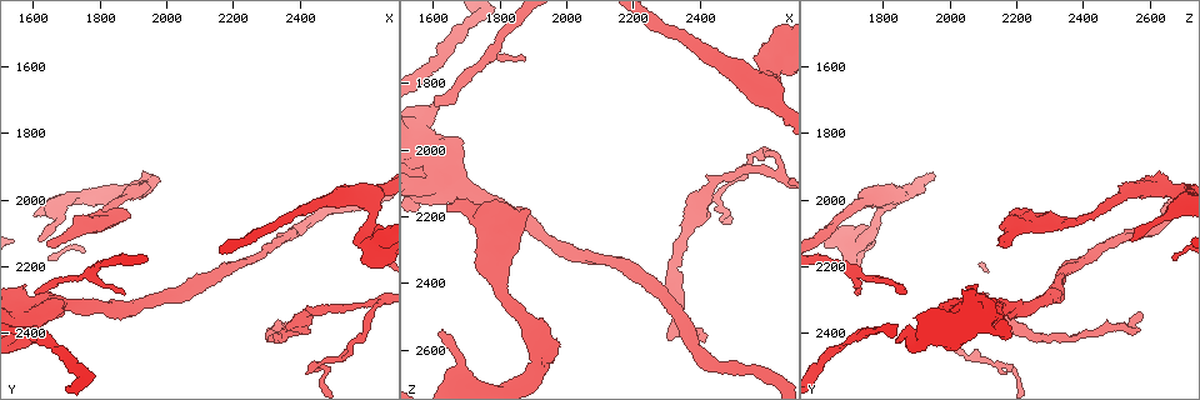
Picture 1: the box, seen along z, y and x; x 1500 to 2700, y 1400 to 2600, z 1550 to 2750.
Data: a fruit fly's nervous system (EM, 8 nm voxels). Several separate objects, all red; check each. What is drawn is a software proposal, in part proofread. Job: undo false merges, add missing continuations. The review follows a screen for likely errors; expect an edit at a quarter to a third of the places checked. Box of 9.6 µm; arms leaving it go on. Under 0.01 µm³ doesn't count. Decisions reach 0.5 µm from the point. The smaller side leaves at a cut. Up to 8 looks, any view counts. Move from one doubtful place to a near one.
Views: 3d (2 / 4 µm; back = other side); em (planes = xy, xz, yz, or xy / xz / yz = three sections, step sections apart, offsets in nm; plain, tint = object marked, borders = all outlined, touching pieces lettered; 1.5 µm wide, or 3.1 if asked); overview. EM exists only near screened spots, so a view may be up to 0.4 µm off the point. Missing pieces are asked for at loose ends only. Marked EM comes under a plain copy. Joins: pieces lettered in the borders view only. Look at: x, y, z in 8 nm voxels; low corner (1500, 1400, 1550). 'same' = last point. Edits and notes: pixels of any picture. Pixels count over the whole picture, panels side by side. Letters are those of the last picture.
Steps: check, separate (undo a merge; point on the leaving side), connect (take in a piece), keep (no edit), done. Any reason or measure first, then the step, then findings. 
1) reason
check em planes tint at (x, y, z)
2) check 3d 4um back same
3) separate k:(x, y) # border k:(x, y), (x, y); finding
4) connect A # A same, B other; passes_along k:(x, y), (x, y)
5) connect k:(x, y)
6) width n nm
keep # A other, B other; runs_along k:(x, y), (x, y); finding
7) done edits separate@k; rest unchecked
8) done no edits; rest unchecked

thin end
check em planes borders at (1870, 2280, 1720)

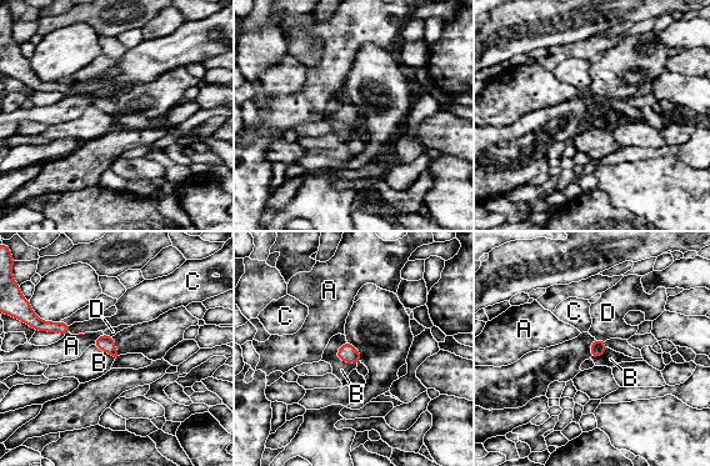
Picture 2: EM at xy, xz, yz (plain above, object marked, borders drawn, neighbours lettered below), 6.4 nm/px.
width 110 nm
keep # A other, B other, C other, D other; border 2:(344, 341), (335, 356), (356, 365); none of them fits

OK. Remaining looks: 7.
branch stops here
check 3d 2um at (1900, 2050, 2190)

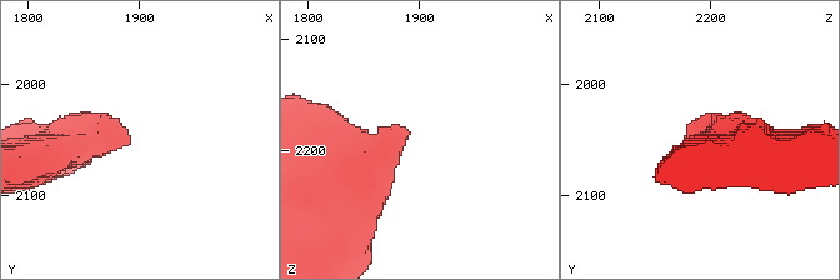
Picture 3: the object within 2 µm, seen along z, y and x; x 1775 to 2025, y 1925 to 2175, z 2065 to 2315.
check em planes borders at (1894, 2052, 2182)

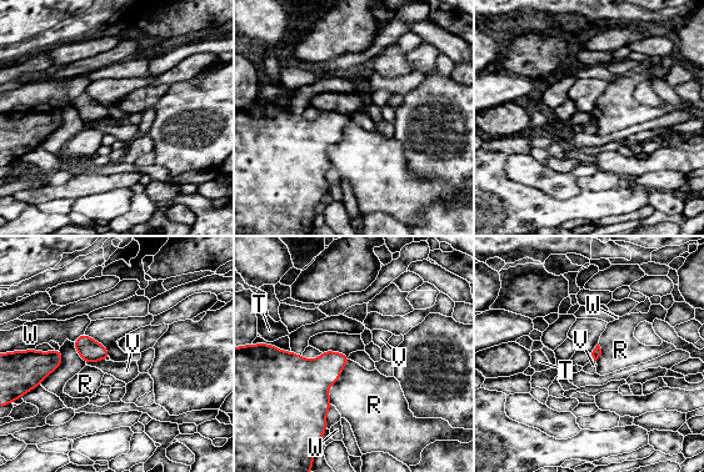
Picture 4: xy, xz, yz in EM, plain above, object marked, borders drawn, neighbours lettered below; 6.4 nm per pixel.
longest_contact R 320 nm
keep # R other, T other, V other, W other; border 4:(350, 360), (329, 386), (331, 405); no lettered piece goes on from it

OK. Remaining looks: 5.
branch stops here
check 3d 2um at (2300, 2380, 2570)

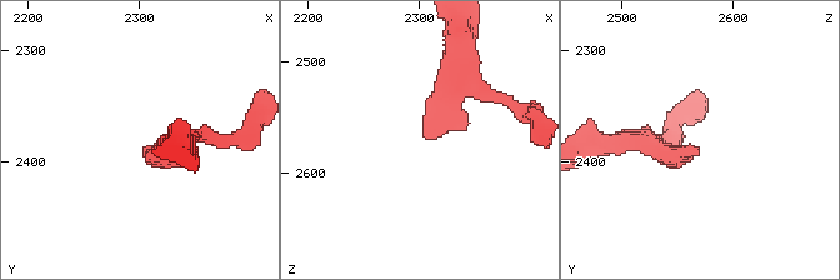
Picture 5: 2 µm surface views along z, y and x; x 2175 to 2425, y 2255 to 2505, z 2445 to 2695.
check em planes borders at (2306, 2390, 2566)

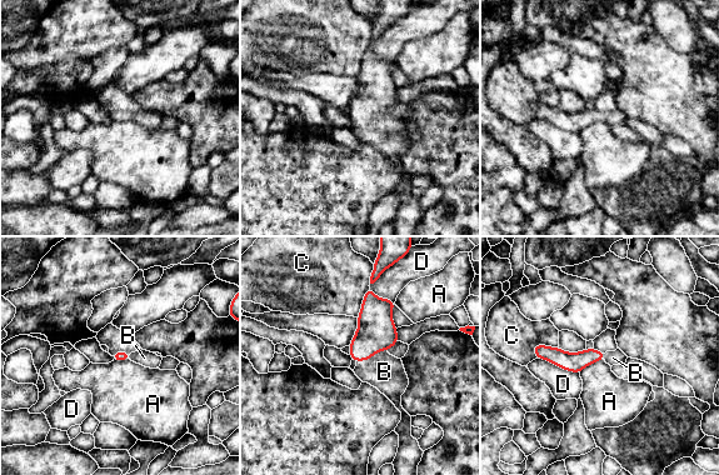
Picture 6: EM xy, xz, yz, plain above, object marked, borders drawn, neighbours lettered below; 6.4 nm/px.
connect B # A other, B same, C other, D other; passes_along 6:(377, 331), (372, 356), (384, 371); the neuron continues

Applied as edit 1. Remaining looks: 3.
done edits connect@6; rest unchecked

